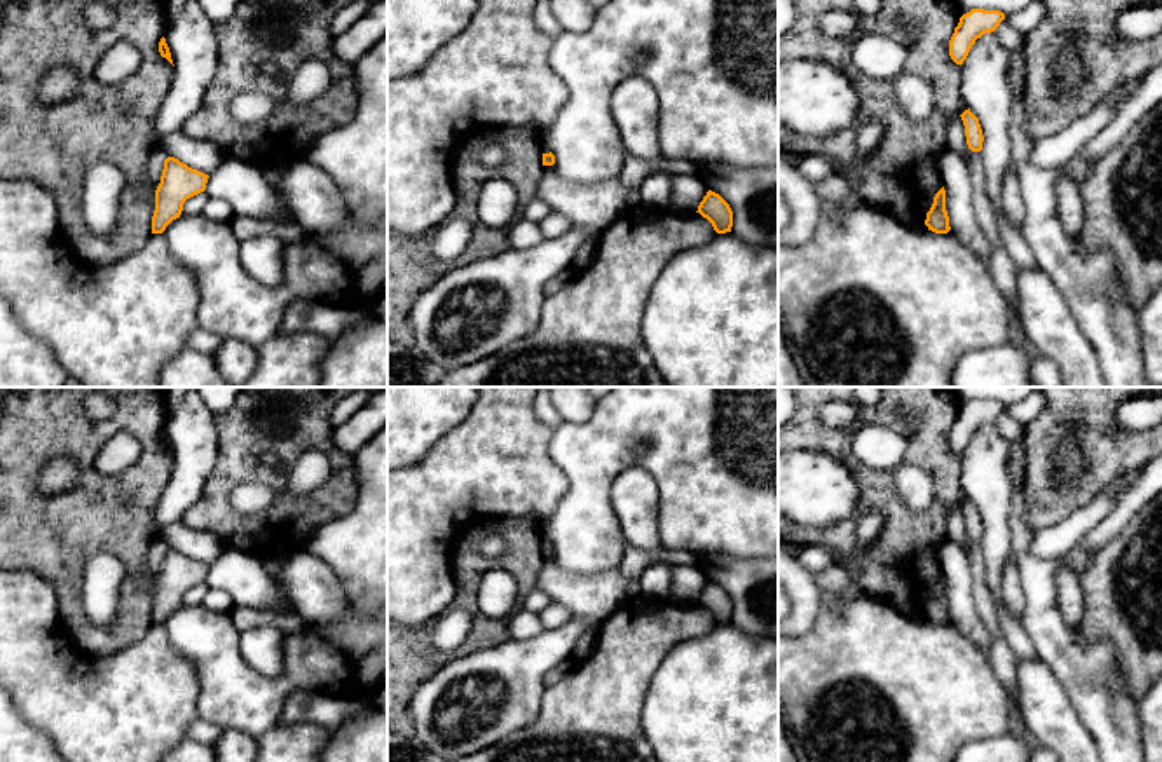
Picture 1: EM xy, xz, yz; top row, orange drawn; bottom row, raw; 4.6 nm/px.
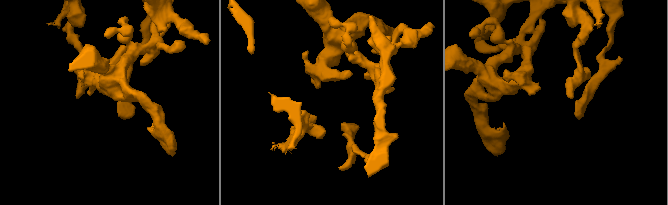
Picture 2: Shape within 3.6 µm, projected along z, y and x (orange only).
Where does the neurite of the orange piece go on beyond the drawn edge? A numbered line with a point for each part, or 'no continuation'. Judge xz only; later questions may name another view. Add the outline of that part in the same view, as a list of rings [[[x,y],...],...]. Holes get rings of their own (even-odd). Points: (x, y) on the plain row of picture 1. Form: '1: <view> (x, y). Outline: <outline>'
1: xz (496, 464). Outline: [[[478,387],[478,398],[468,418],[443,436],[414,466],[387,474],[387,623],[405,629],[427,628],[450,605],[457,593],[454,551],[457,539],[487,518],[532,518],[541,532],[541,544],[550,544],[548,523],[569,481],[550,455],[553,427],[539,420],[534,399],[541,387]]]

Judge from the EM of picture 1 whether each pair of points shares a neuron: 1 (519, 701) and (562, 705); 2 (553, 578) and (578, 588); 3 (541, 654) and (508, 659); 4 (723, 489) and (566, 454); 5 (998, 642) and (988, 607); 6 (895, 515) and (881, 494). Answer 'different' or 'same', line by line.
1: different
2: same
3: same
4: same
5: same
6: same

